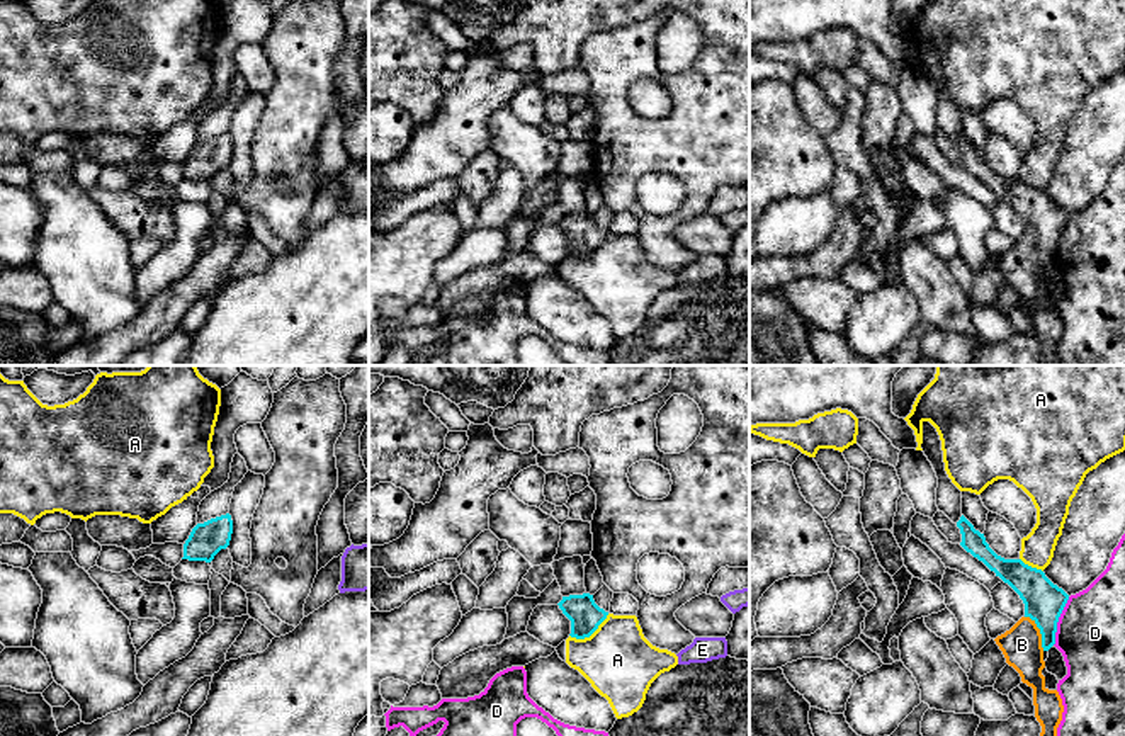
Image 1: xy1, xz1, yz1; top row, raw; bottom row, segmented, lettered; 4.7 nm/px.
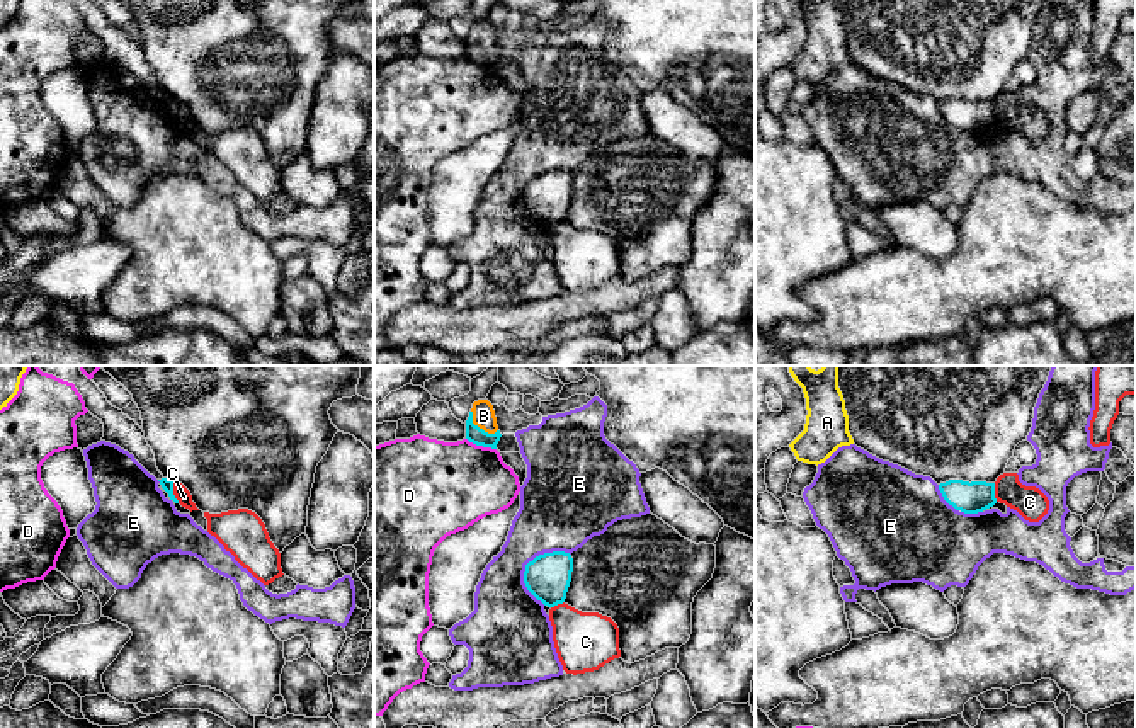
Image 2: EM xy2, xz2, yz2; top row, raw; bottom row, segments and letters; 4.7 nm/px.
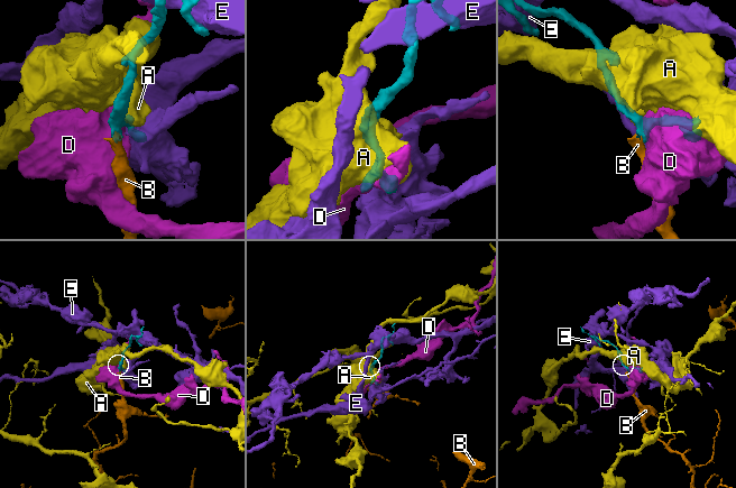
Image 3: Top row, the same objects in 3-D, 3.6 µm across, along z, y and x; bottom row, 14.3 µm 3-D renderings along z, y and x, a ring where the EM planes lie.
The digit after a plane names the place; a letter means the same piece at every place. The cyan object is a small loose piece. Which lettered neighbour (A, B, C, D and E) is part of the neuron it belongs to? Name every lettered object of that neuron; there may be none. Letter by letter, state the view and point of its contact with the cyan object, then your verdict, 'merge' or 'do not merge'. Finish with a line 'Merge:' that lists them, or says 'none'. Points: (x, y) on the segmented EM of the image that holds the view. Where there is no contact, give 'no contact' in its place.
A: contact xz1 (590, 634); do not merge
B: contact yz1 (1040, 633); merge
C: contact xy2 (172, 492); do not merge
D: contact yz1 (1057, 621); do not merge
E: contact xz2 (526, 565); do not merge
Merge: B

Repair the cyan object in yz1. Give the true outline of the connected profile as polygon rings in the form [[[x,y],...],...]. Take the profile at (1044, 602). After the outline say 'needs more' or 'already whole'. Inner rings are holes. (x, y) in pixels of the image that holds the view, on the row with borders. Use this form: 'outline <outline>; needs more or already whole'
outline [[[964,515],[957,527],[962,534],[960,546],[1008,583],[1025,603],[1025,615],[994,641],[1006,663],[1020,673],[1021,682],[1033,688],[1035,717],[1042,726],[1040,736],[1057,736],[1064,705],[1059,692],[1045,687],[1042,670],[1045,668],[1043,653],[1055,644],[1057,622],[1069,595],[1042,569],[1021,559],[998,556],[984,534],[975,530]]]; needs more

